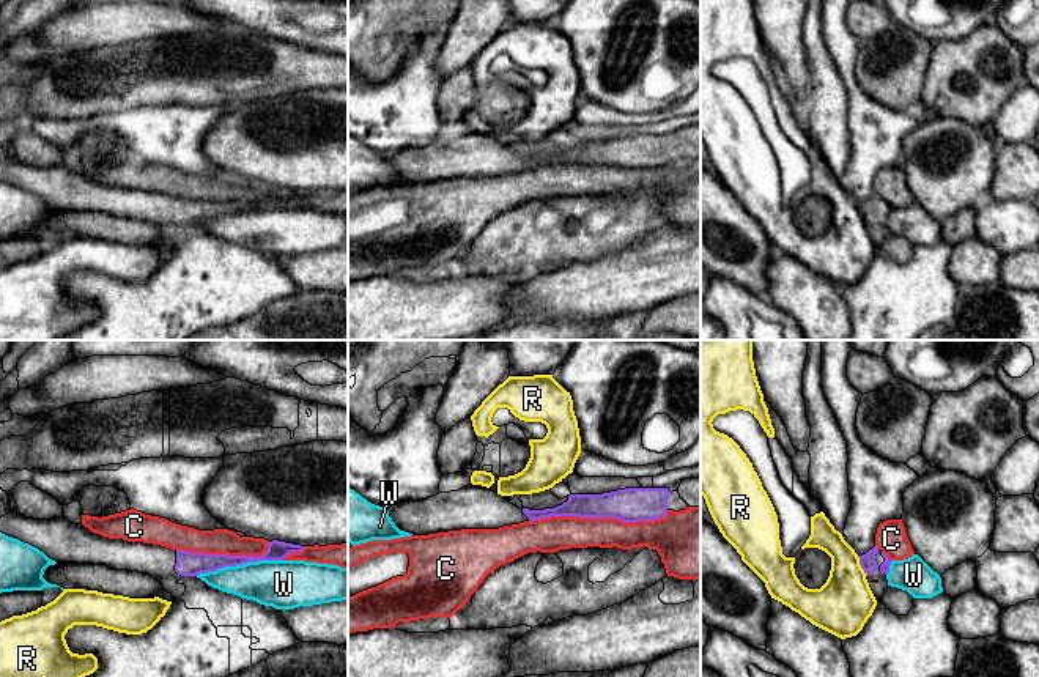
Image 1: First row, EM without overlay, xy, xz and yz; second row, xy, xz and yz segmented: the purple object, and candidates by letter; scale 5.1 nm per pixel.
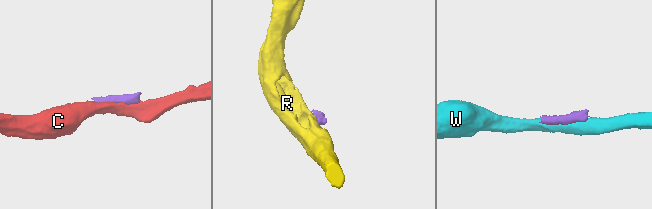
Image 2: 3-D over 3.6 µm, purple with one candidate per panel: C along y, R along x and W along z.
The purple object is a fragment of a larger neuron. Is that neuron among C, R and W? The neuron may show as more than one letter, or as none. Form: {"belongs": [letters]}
{"belongs": []}

